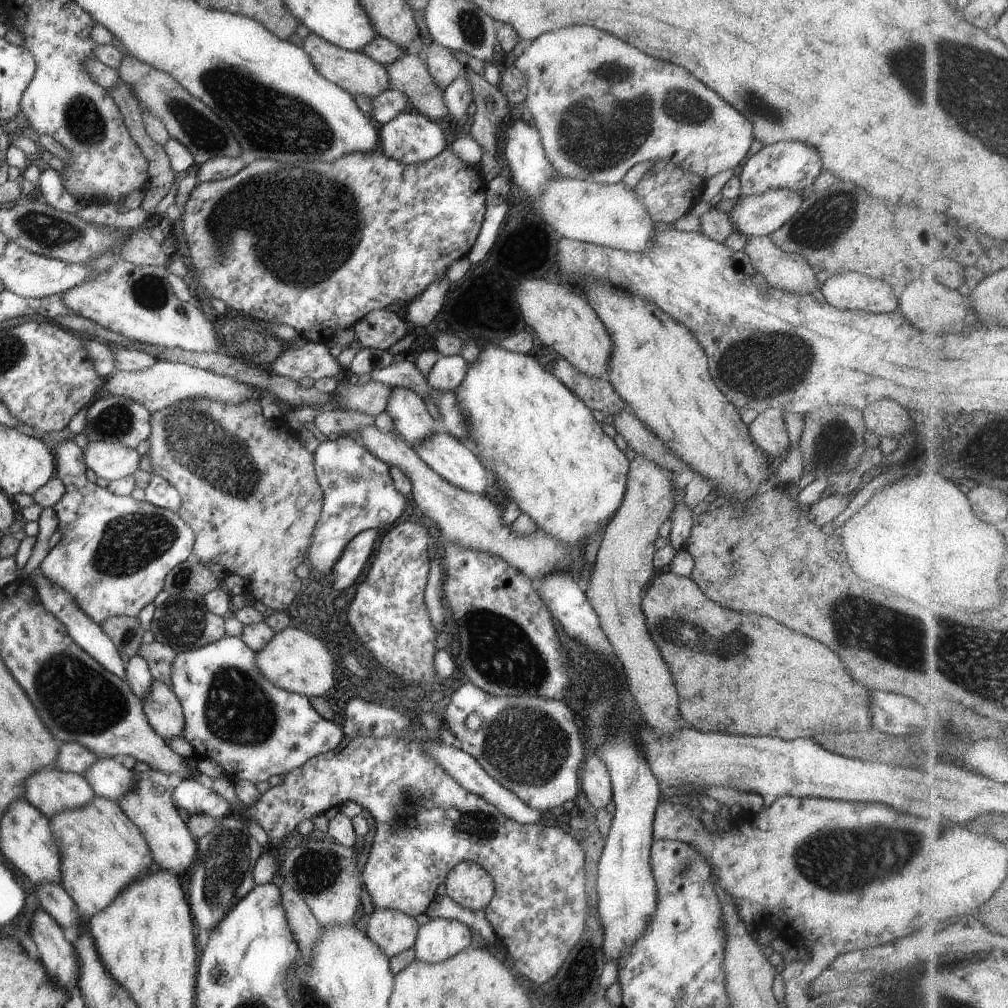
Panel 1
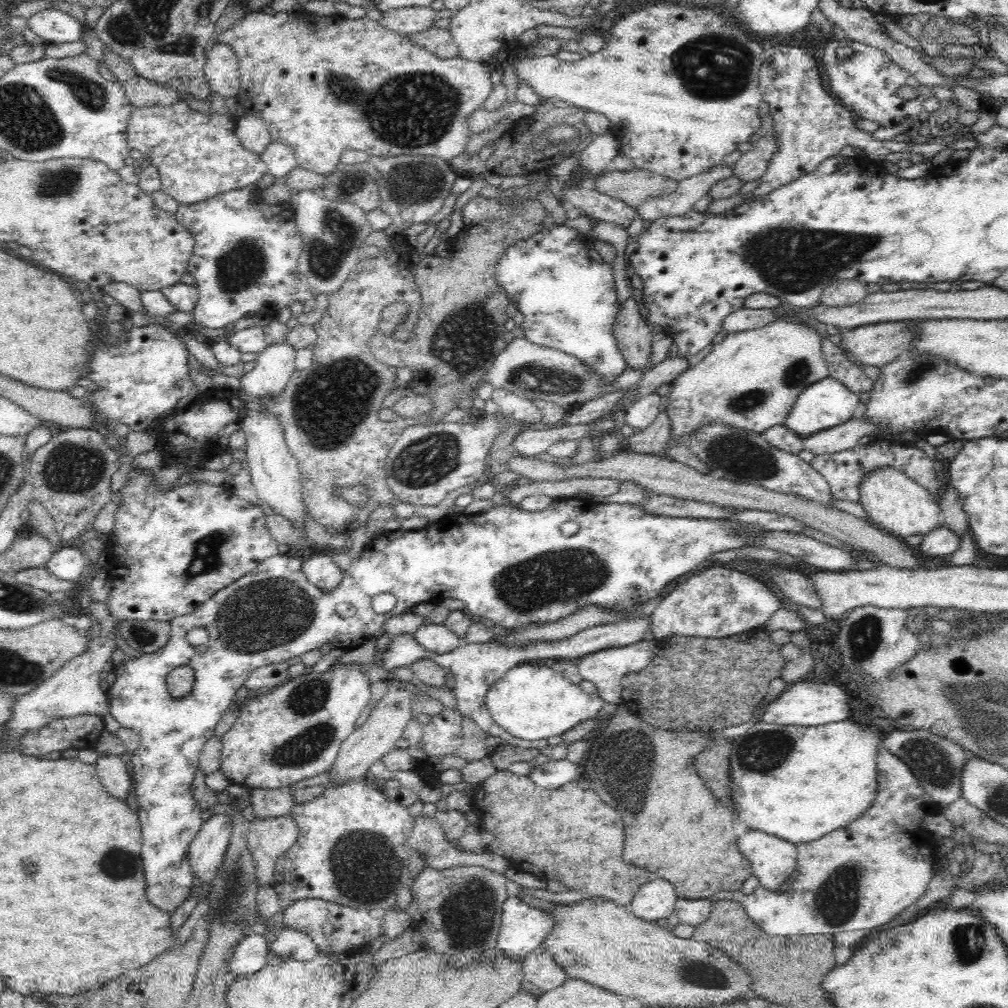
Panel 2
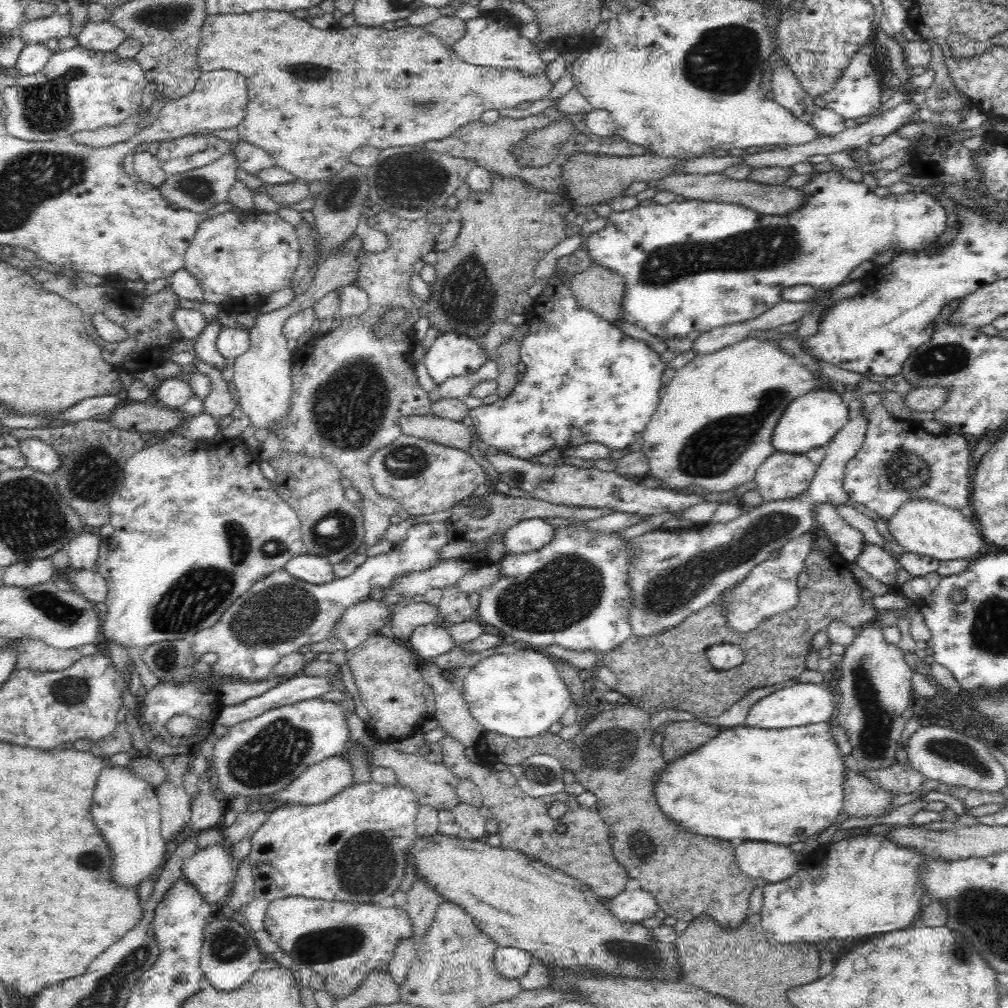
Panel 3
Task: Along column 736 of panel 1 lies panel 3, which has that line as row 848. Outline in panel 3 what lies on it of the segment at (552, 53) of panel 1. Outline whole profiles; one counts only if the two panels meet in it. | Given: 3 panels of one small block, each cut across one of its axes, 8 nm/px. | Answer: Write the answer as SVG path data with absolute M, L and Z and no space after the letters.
M114 765L101 770L95 790L92 814L114 854L112 880L136 886L148 877L157 877L165 863L166 842L161 836L160 806L154 786L136 776L128 765Z

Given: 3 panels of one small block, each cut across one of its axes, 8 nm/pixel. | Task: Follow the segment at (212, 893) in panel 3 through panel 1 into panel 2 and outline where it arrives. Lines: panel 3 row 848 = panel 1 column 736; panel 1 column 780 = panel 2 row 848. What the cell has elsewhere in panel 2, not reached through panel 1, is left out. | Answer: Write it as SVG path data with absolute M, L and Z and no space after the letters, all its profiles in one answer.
M213 814L203 822L199 834L189 845L189 863L193 875L203 885L212 881L212 876L218 873L222 865L224 850L230 841L230 821L232 816Z

